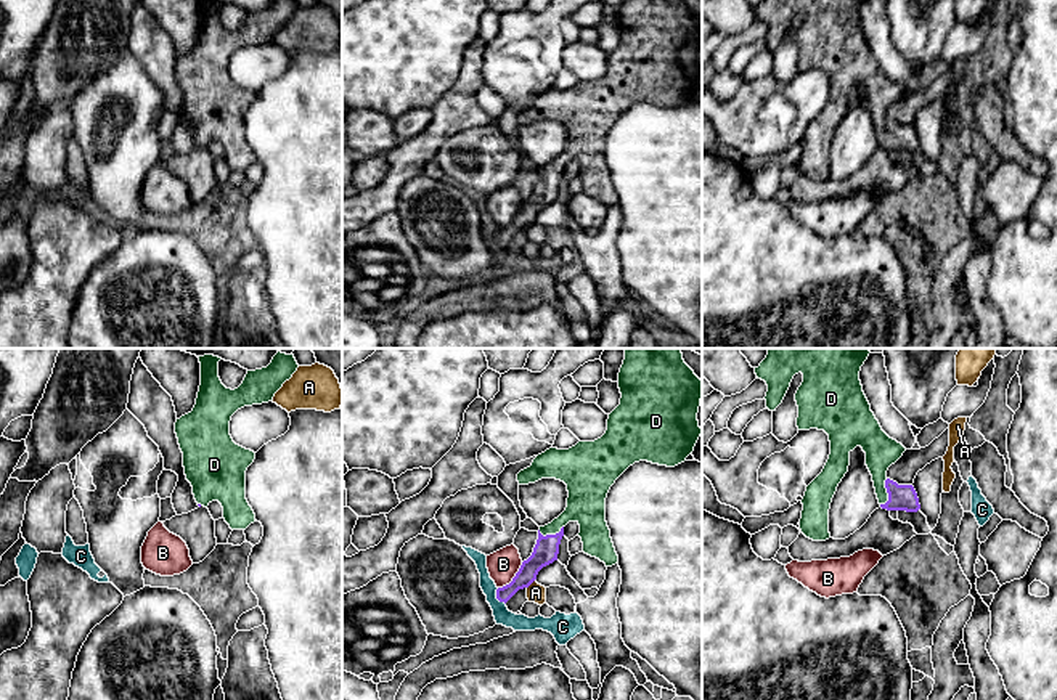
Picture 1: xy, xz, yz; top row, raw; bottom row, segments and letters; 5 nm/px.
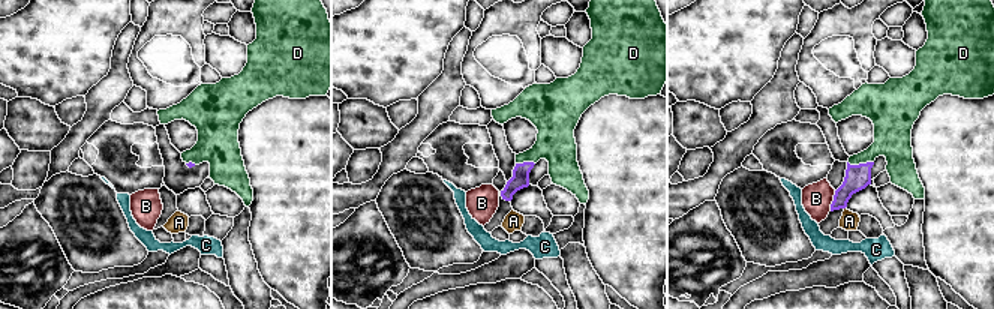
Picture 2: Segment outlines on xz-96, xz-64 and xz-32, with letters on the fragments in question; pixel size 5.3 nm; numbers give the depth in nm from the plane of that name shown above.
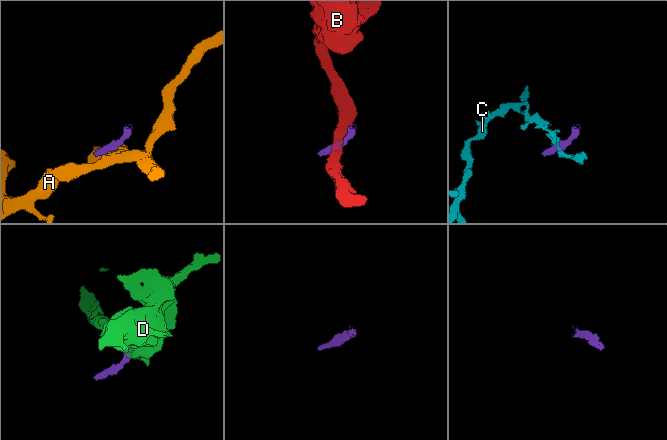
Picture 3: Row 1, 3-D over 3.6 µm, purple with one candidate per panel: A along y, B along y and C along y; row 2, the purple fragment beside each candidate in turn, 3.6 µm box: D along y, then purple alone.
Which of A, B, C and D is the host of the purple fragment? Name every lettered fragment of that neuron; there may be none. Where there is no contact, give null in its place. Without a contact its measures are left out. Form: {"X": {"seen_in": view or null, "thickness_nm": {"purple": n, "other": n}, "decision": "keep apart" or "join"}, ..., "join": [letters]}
{"A": {"seen_in": "xz", "thickness_nm": {"purple": 120, "other": 100}, "decision": "keep apart"}, "B": {"seen_in": "xz", "thickness_nm": {"purple": 120, "other": 150}, "decision": "keep apart"}, "C": {"seen_in": "xz", "thickness_nm": {"purple": 100, "other": 80}, "decision": "keep apart"}, "D": {"seen_in": "yz", "thickness_nm": {"purple": 130, "other": 160}, "decision": "join"}, "join": ["D"]}

